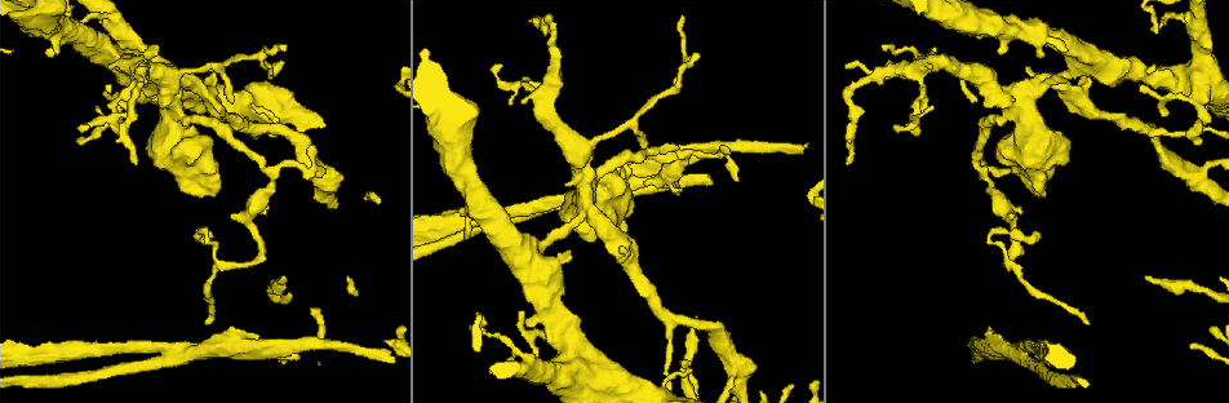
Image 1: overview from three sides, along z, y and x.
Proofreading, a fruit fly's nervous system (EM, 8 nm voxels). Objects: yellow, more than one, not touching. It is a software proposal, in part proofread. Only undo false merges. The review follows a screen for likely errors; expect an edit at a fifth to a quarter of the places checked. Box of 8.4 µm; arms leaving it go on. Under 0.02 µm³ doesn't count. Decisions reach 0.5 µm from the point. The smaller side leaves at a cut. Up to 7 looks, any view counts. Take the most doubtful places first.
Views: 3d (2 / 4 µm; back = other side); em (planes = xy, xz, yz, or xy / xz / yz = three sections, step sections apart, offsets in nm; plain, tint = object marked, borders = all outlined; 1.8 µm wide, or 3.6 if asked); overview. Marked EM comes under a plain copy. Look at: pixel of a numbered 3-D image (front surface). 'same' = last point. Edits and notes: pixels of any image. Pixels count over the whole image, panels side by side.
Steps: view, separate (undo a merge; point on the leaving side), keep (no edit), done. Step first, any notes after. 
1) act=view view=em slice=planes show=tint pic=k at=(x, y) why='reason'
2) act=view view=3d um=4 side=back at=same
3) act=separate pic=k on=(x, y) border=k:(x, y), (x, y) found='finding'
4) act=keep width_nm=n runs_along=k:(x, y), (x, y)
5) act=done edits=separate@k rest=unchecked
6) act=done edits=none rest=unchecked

act=view view=3d um=4 pic=1 at=(1029, 108) why='thin arm on a thick one'

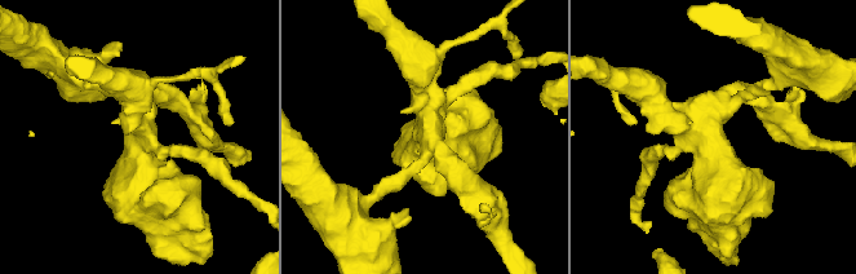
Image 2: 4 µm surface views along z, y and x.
act=view view=em slice=xz step=8 show=tint pic=2 at=(427, 132) why='now the EM'

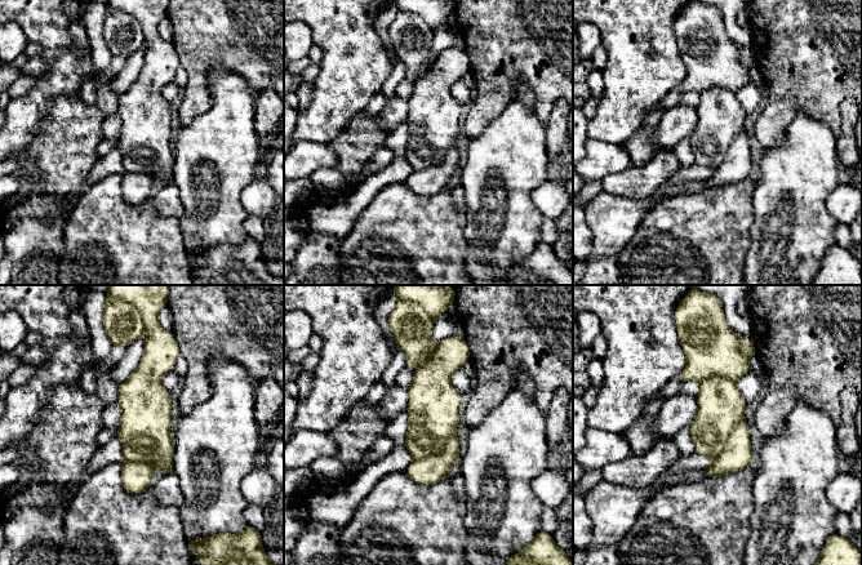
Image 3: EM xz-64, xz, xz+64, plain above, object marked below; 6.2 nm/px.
act=view view=em slice=planes show=tint at=same why='another direction'

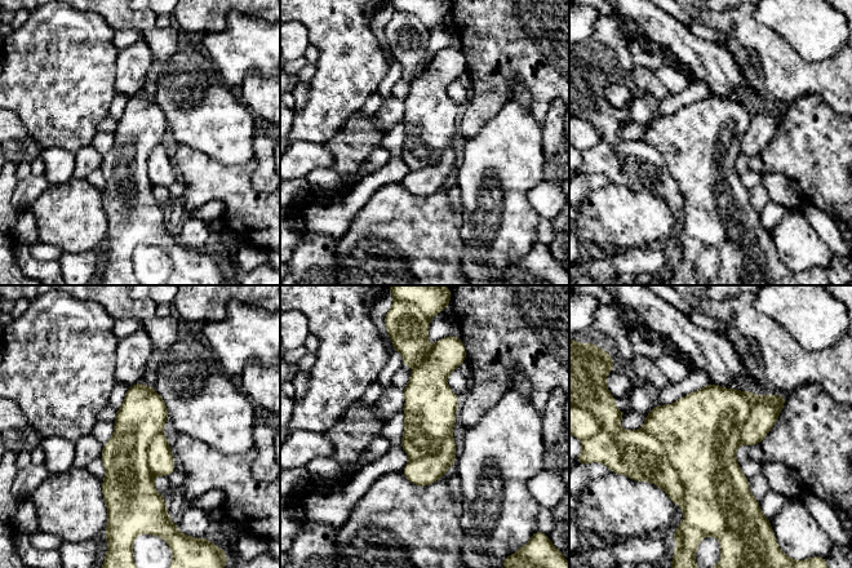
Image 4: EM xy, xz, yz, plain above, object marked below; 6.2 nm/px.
act=separate pic=4 on=(701, 436) border=4:(640, 430), (665, 448), (680, 504) found='two cells meet here'

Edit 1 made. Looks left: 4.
act=view view=overview

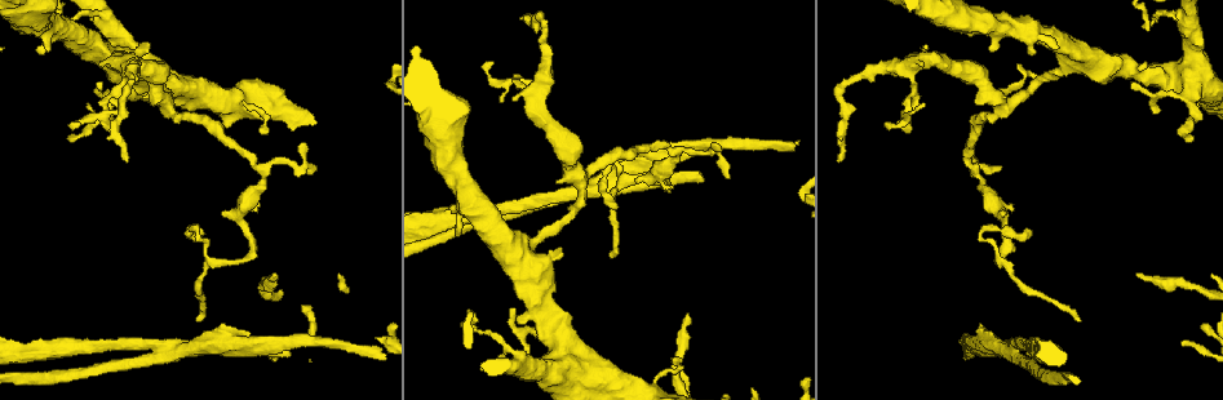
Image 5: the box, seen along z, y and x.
act=view view=em um=3.6 slice=planes show=tint pic=5 at=(1077, 63) why='thick turns thin'

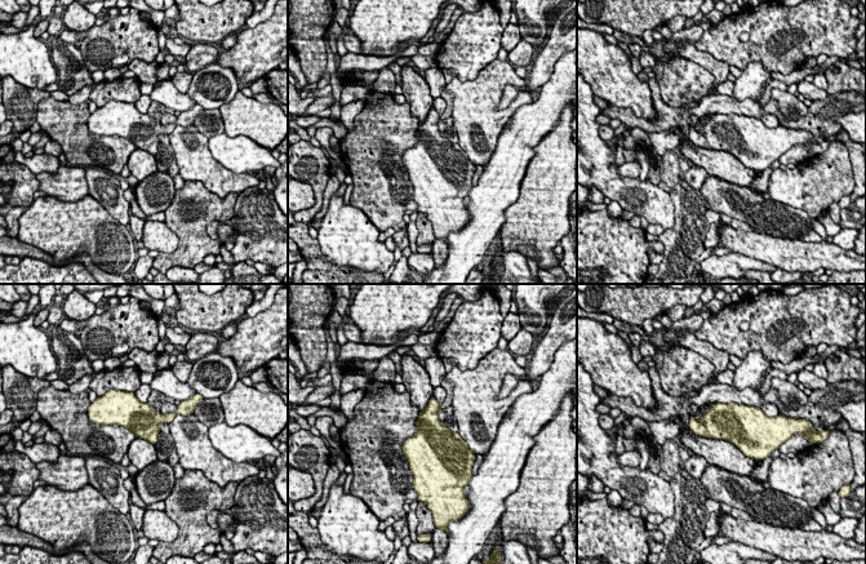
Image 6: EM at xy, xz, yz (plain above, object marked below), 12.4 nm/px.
act=keep found='continuous, no second cell'

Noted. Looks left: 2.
act=view view=3d um=2 pic=5 at=(1183, 19) why='two arms in line, one across'

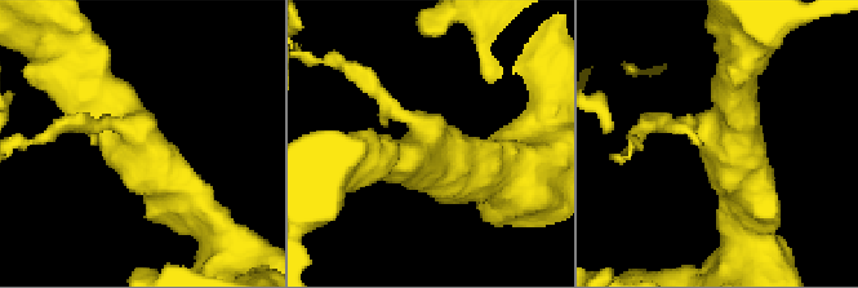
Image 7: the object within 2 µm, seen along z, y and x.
act=view view=em slice=planes show=tint pic=7 at=(727, 142) why='now the EM'

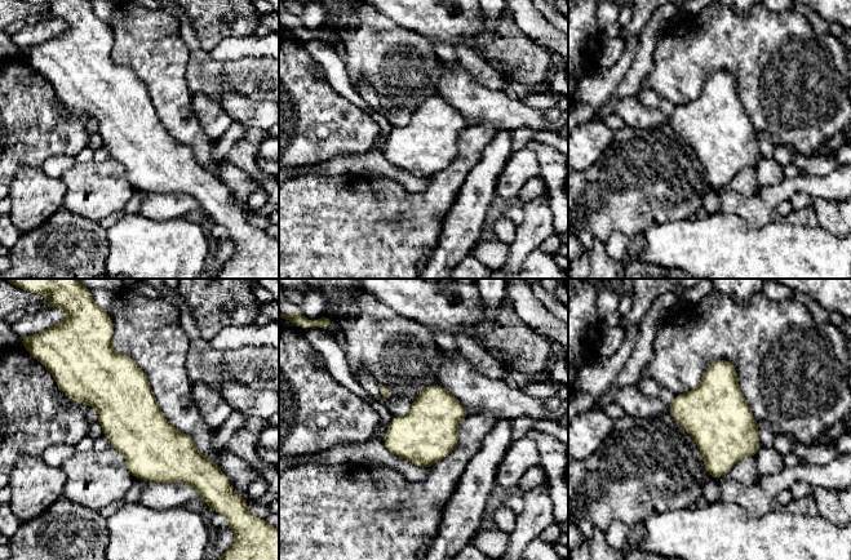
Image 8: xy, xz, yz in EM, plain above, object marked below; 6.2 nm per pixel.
act=keep found='continuous, no second cell'

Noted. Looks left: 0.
act=done edits=separate@4 rest=unchecked

